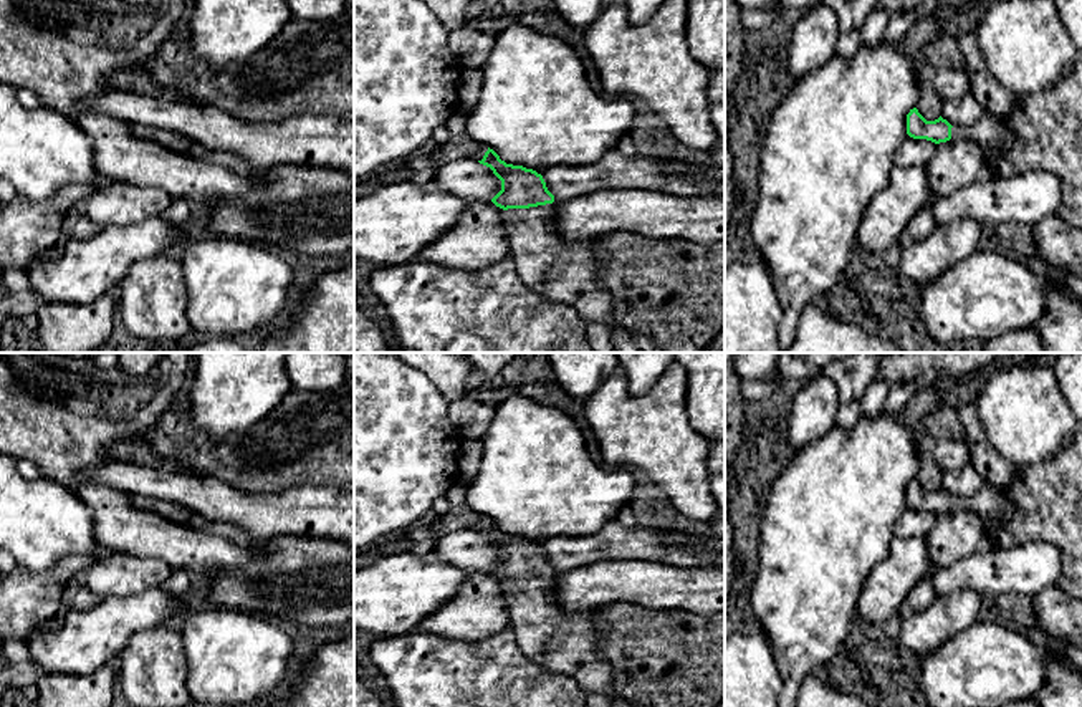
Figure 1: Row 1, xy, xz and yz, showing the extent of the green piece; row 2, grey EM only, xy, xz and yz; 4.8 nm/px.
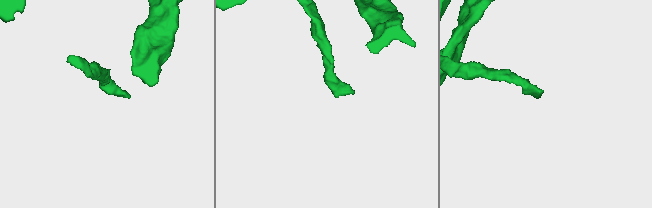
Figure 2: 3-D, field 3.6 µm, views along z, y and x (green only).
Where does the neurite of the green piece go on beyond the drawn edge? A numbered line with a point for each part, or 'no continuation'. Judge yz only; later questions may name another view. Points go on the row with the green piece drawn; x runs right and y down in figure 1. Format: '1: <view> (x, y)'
1: yz (991, 133)

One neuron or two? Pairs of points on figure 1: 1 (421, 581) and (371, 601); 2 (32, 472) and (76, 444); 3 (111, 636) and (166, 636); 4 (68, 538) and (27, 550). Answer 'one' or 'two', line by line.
1: one
2: two
3: two
4: one

